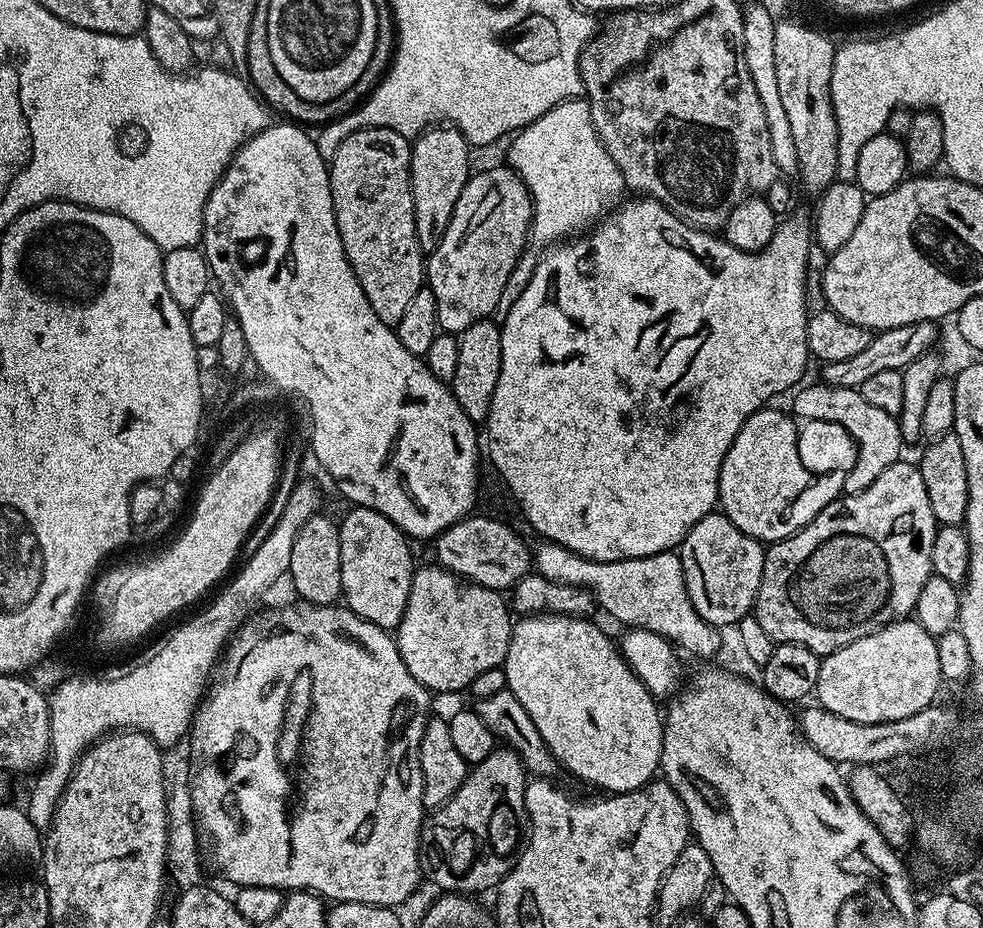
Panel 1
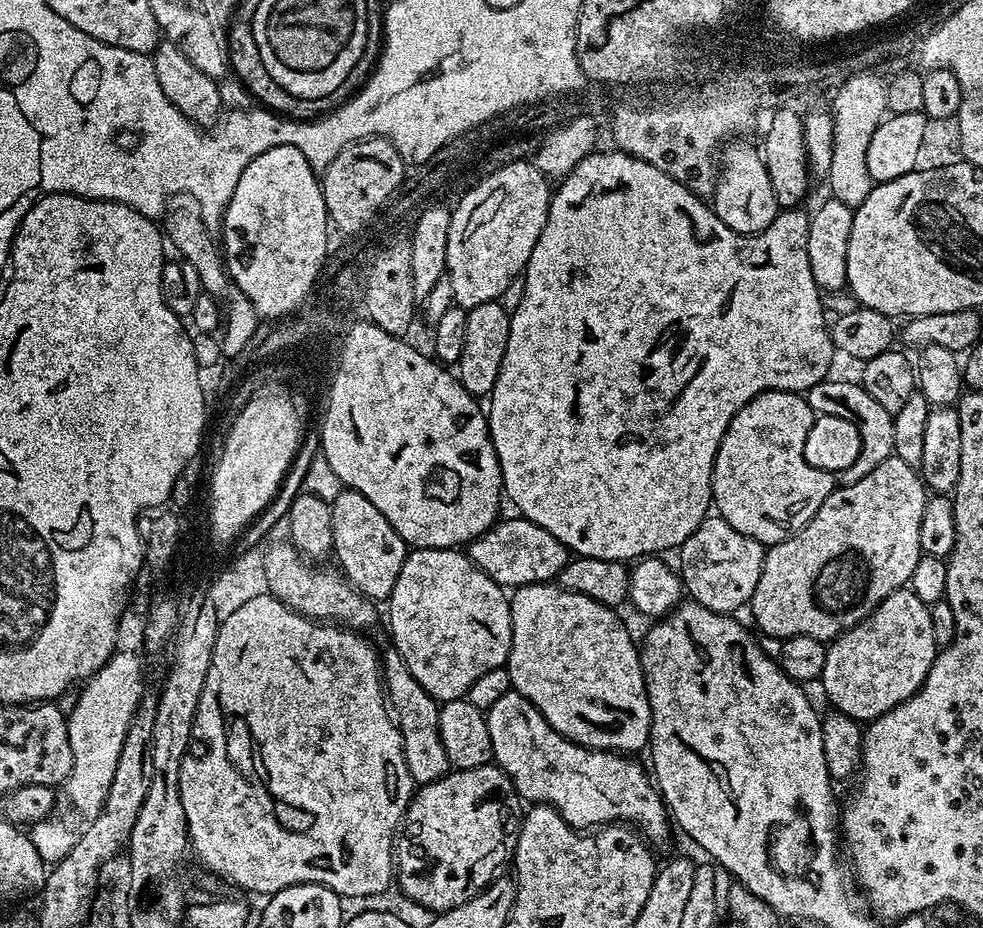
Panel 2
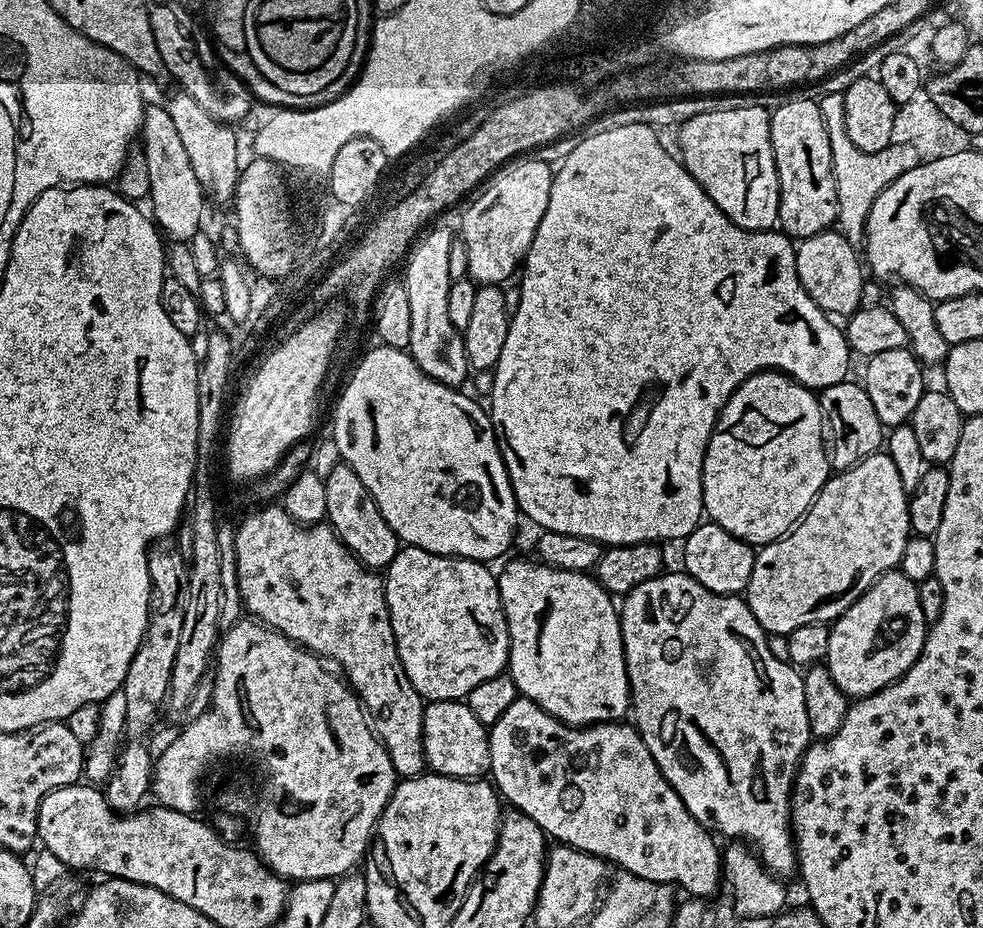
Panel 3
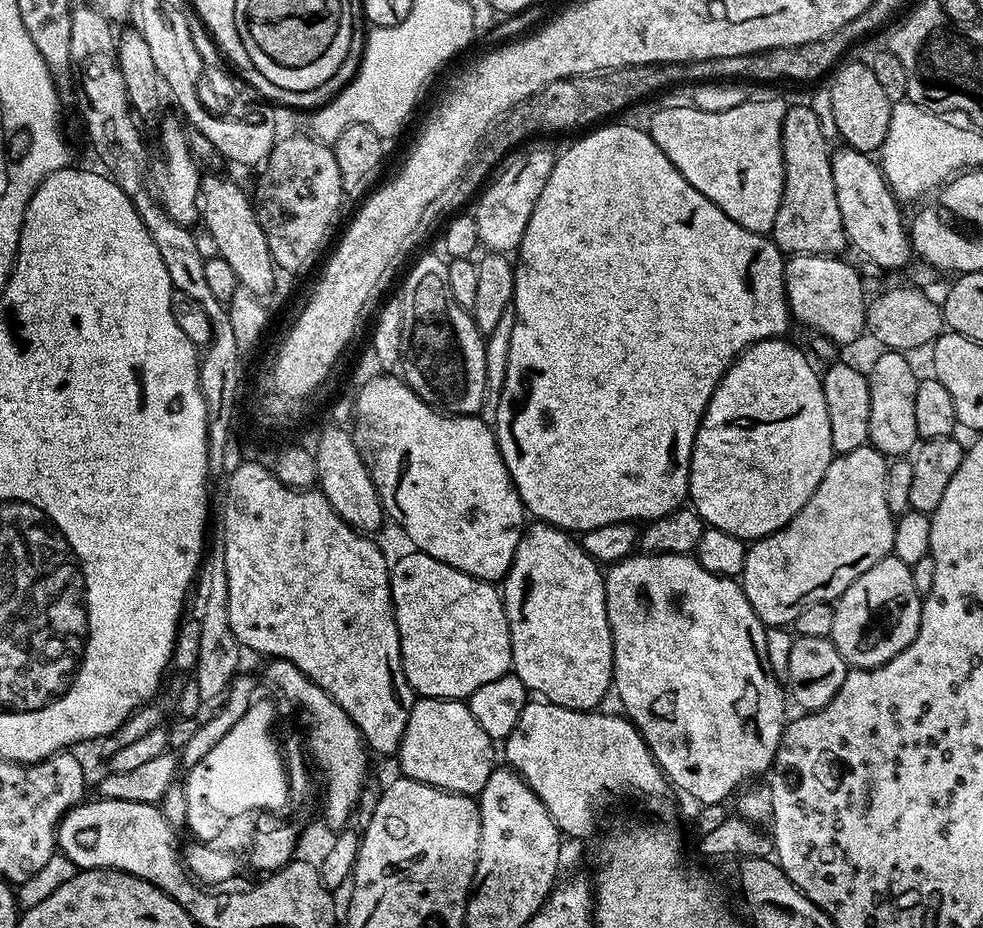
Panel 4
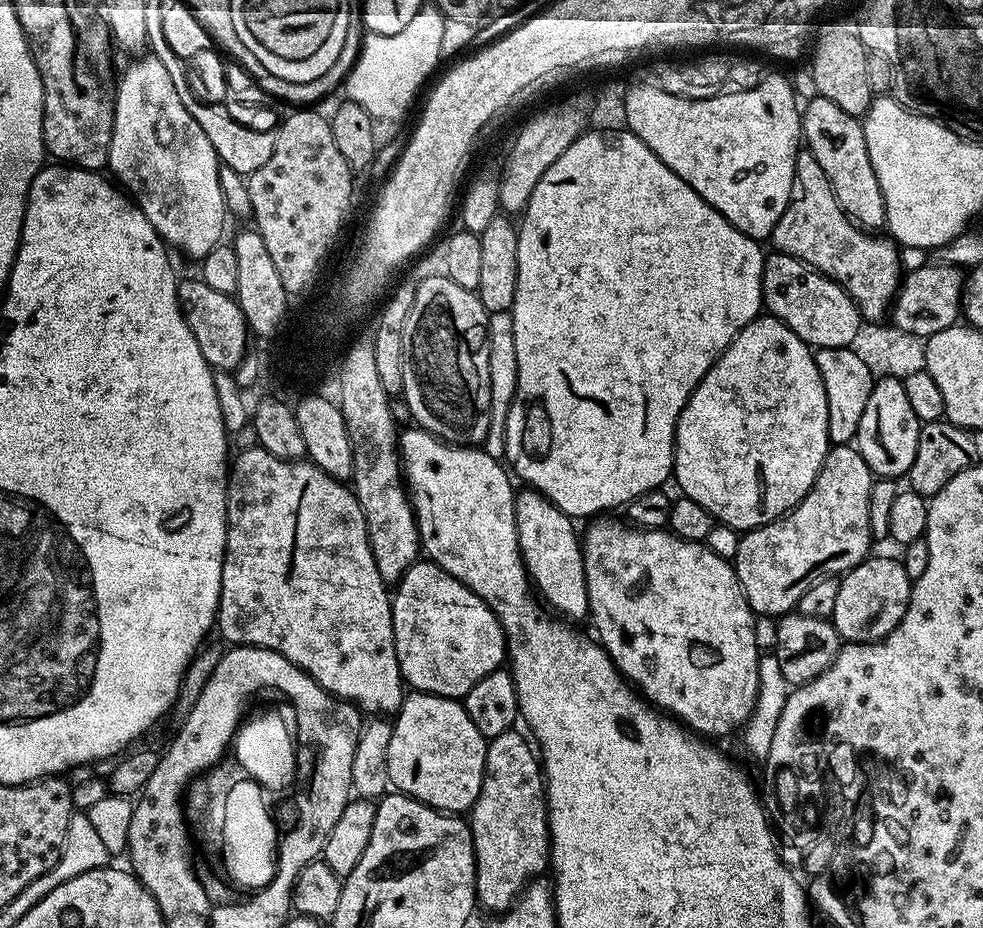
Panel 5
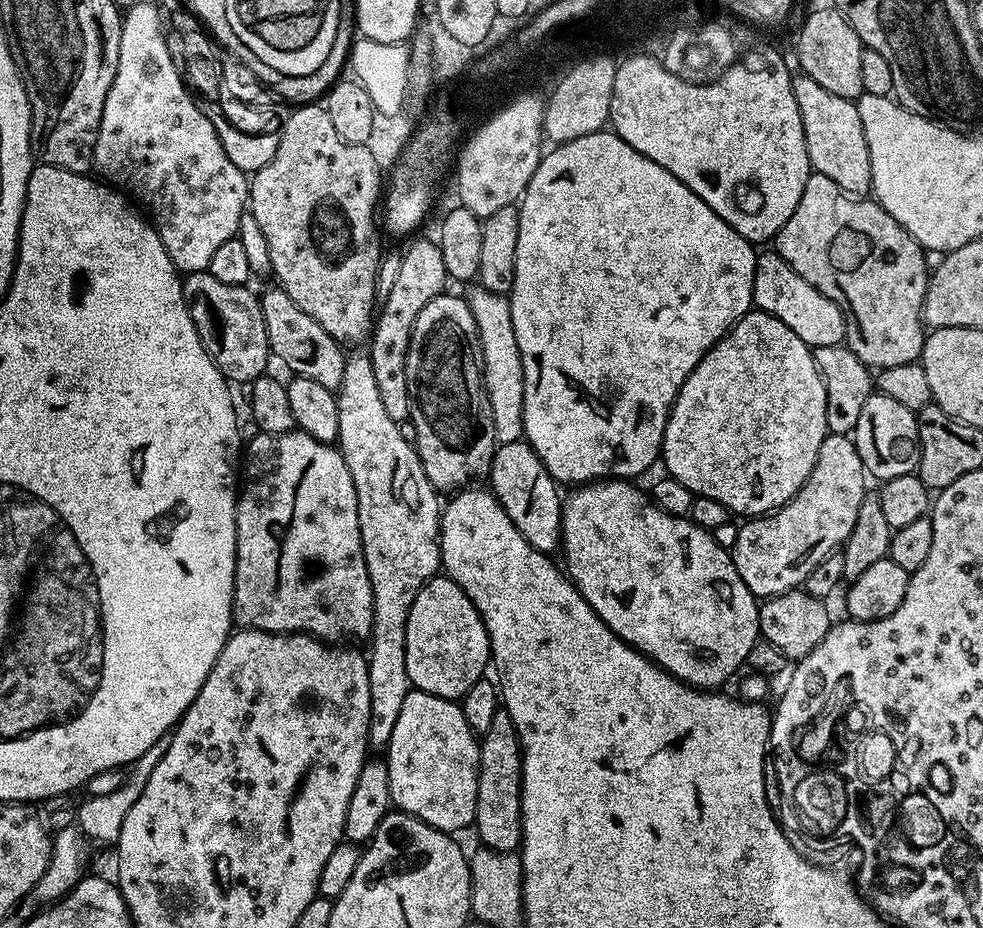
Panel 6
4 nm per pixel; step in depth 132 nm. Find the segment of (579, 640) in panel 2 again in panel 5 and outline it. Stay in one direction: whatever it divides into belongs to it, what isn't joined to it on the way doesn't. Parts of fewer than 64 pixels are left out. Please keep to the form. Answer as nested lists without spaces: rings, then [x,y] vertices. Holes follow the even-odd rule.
[[[523,491],[516,492],[516,529],[528,579],[531,580],[539,599],[553,613],[569,621],[580,622],[576,620],[588,616],[588,587],[584,569],[584,549],[578,528],[576,532],[575,526],[572,525],[575,524],[573,517],[558,510],[558,506],[554,506],[554,502],[547,500],[541,492]]]

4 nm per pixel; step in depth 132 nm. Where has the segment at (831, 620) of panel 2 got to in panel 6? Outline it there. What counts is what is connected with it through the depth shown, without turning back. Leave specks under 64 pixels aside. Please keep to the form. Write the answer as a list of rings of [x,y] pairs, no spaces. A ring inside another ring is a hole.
[[[827,435],[822,442],[822,450],[818,450],[818,458],[814,462],[814,470],[810,470],[810,478],[781,508],[768,513],[767,516],[748,518],[738,527],[736,544],[730,550],[732,561],[746,586],[757,598],[777,596],[783,592],[791,592],[803,585],[804,579],[831,552],[837,551],[850,538],[850,530],[854,530],[854,521],[858,518],[858,505],[862,503],[866,491],[866,473],[862,458],[858,458],[855,439],[851,435]]]

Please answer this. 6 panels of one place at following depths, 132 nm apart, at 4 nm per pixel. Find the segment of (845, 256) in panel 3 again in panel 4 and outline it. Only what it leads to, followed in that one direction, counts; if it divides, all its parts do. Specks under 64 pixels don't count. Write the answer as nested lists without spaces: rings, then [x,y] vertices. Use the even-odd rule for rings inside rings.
[[[818,254],[791,257],[784,265],[784,293],[791,319],[821,332],[825,341],[833,345],[852,344],[860,335],[865,335],[864,284],[844,258]]]

